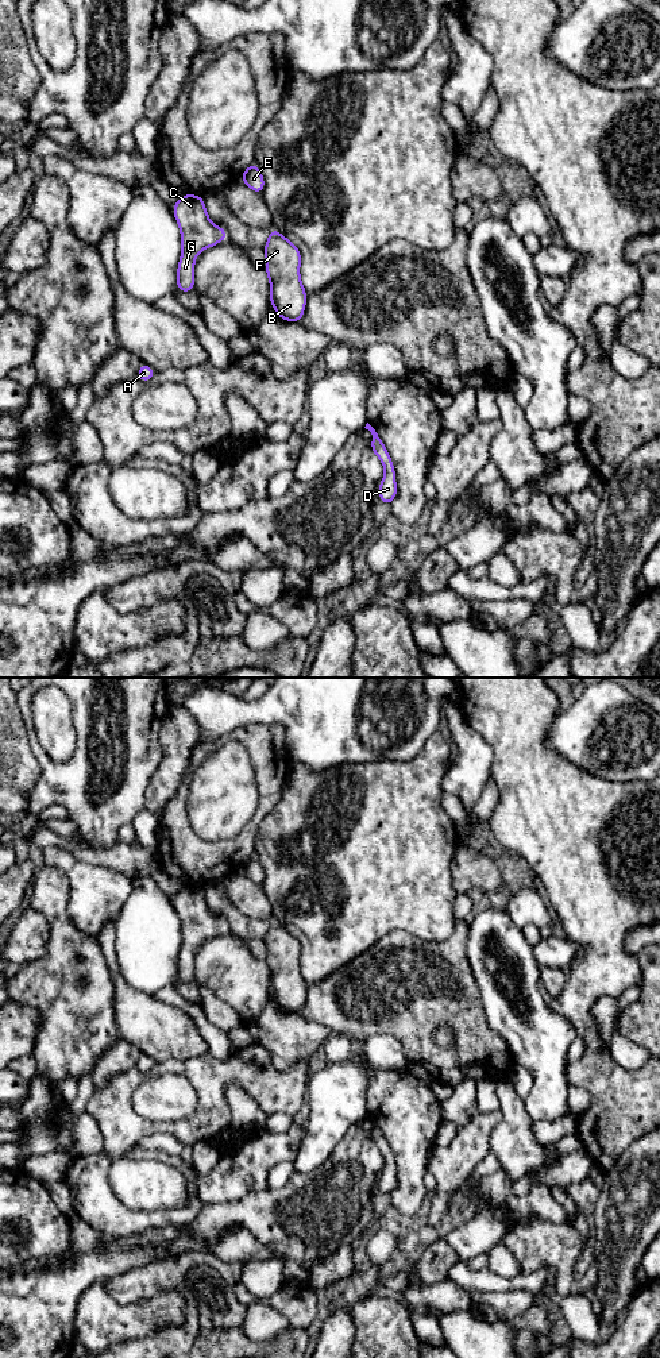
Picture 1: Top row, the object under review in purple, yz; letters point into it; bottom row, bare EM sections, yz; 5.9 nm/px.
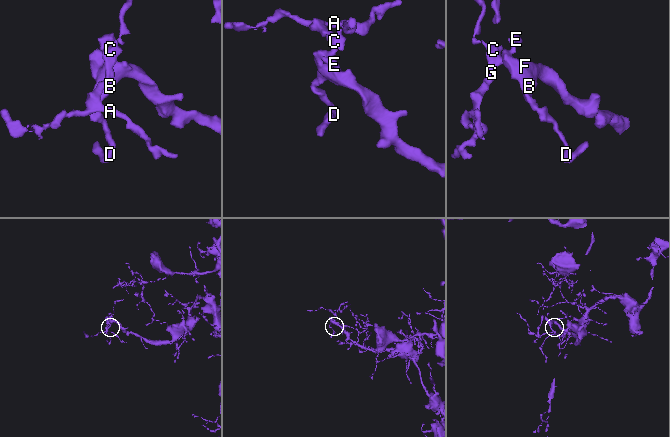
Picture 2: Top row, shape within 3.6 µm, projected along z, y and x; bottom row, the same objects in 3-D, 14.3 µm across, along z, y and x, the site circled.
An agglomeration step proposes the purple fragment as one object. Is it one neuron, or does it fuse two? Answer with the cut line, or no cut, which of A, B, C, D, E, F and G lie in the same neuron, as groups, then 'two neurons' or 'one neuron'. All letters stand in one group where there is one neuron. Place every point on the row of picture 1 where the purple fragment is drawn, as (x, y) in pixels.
no cut; A B C D E F G; one neuron

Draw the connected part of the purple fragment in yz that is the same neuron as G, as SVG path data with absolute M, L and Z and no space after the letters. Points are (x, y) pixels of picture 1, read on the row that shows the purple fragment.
M184 194L173 207L181 231L181 258L177 270L177 288L181 292L194 290L194 261L197 255L229 239L227 231L213 225L207 213L202 196Z

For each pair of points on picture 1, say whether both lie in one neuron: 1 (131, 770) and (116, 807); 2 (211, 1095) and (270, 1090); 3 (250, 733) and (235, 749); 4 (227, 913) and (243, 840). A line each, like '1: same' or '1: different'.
1: same
2: same
3: different
4: different

